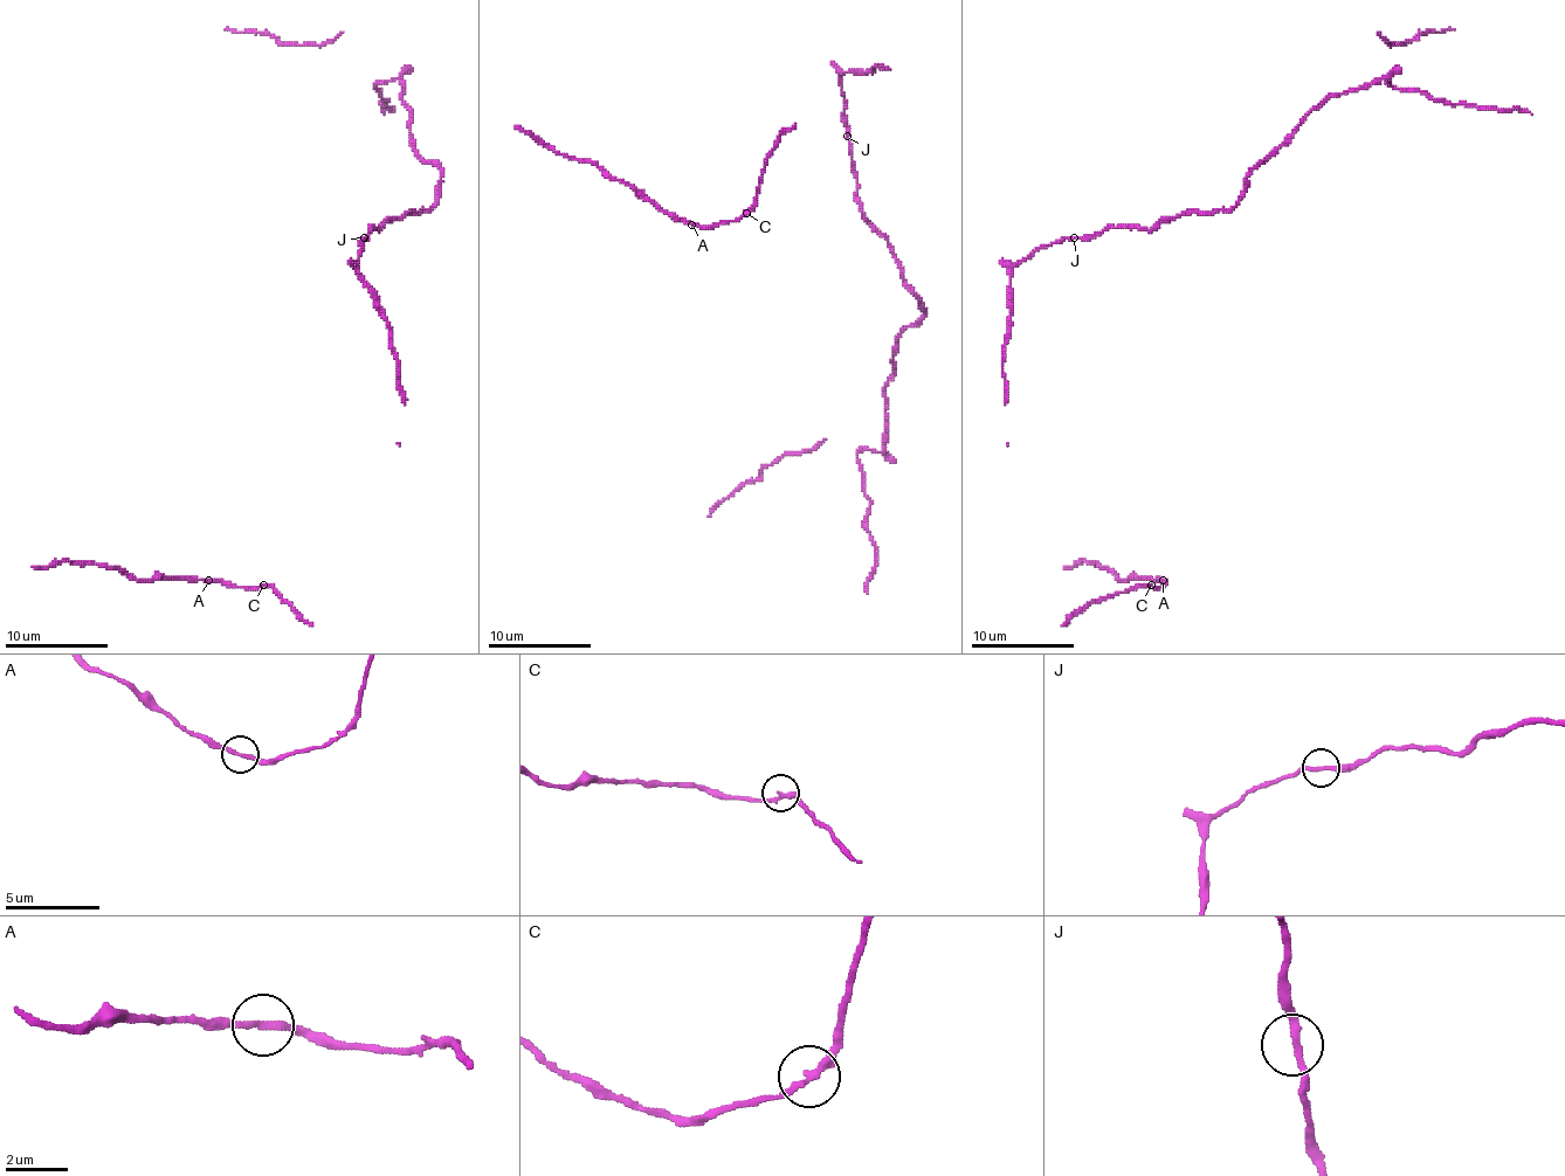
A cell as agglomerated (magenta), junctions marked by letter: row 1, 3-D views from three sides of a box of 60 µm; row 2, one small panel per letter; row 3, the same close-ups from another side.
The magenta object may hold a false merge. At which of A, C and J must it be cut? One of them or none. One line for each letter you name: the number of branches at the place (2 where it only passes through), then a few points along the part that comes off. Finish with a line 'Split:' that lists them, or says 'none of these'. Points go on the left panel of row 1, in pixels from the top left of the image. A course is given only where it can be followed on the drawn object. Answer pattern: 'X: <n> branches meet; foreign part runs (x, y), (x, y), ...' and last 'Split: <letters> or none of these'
Split: none of these

